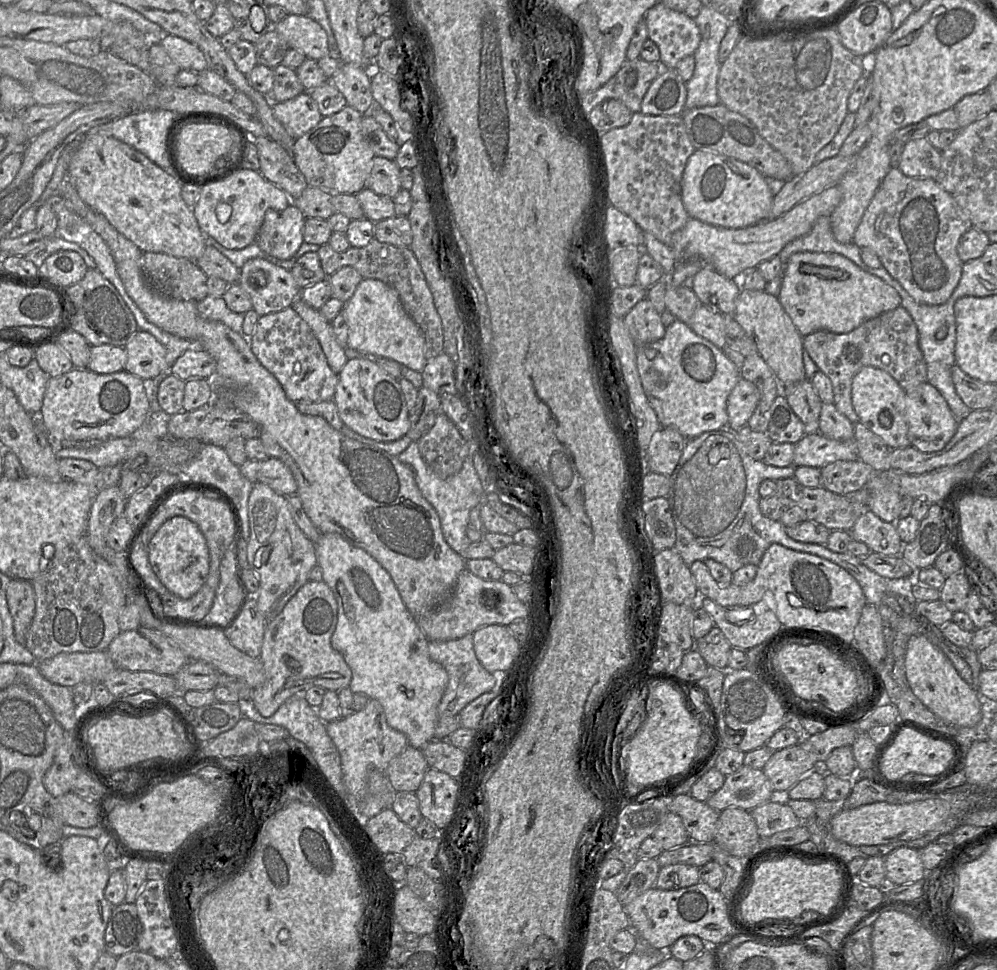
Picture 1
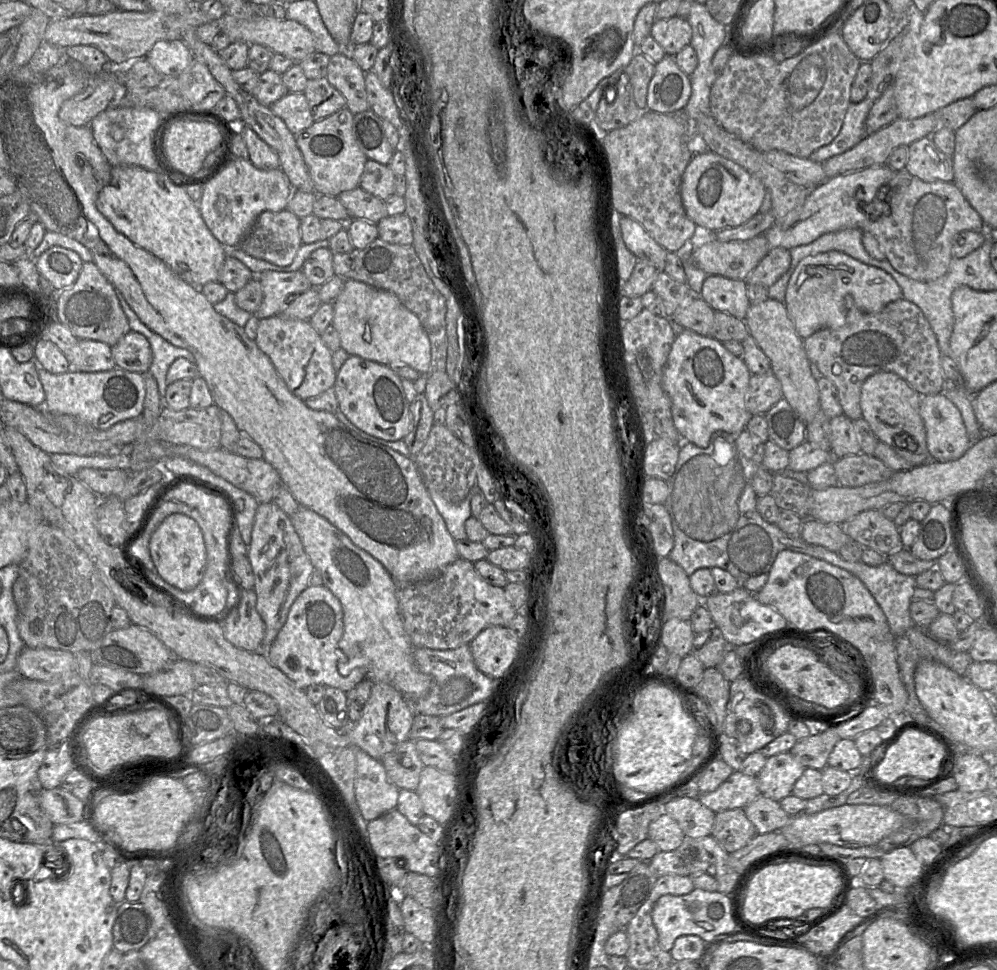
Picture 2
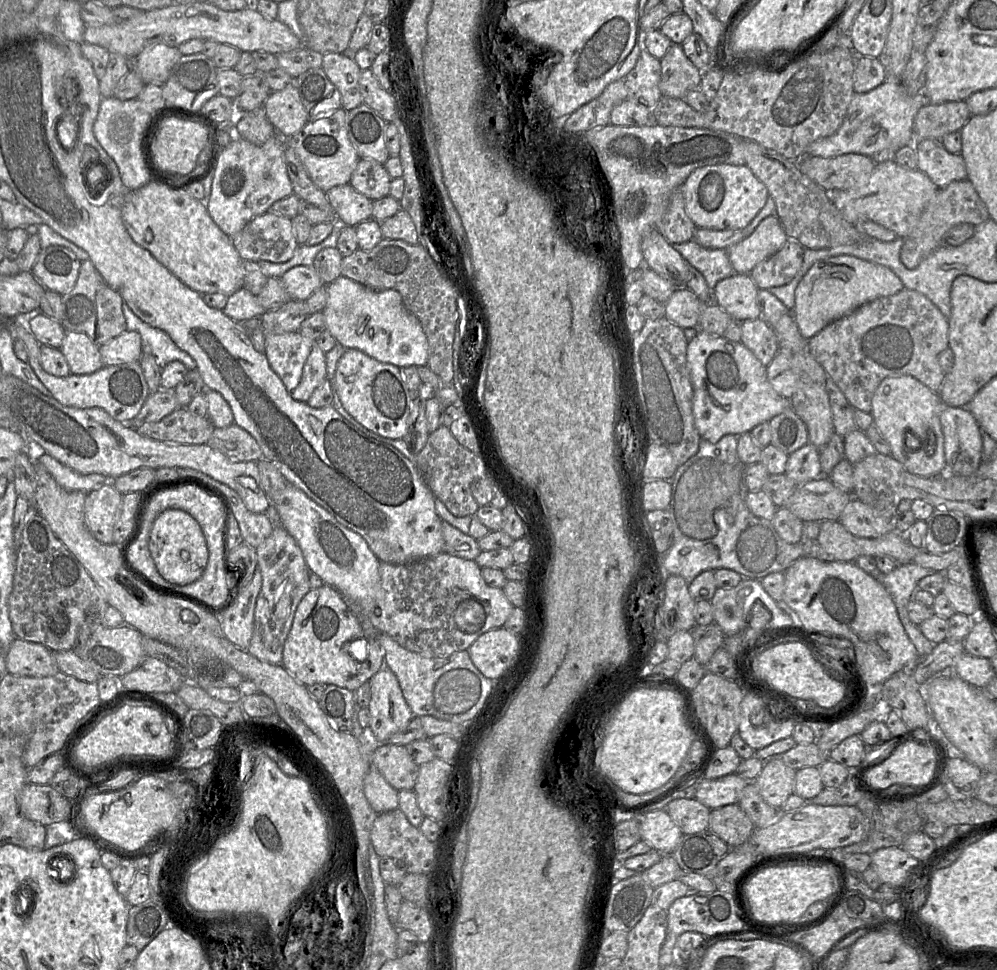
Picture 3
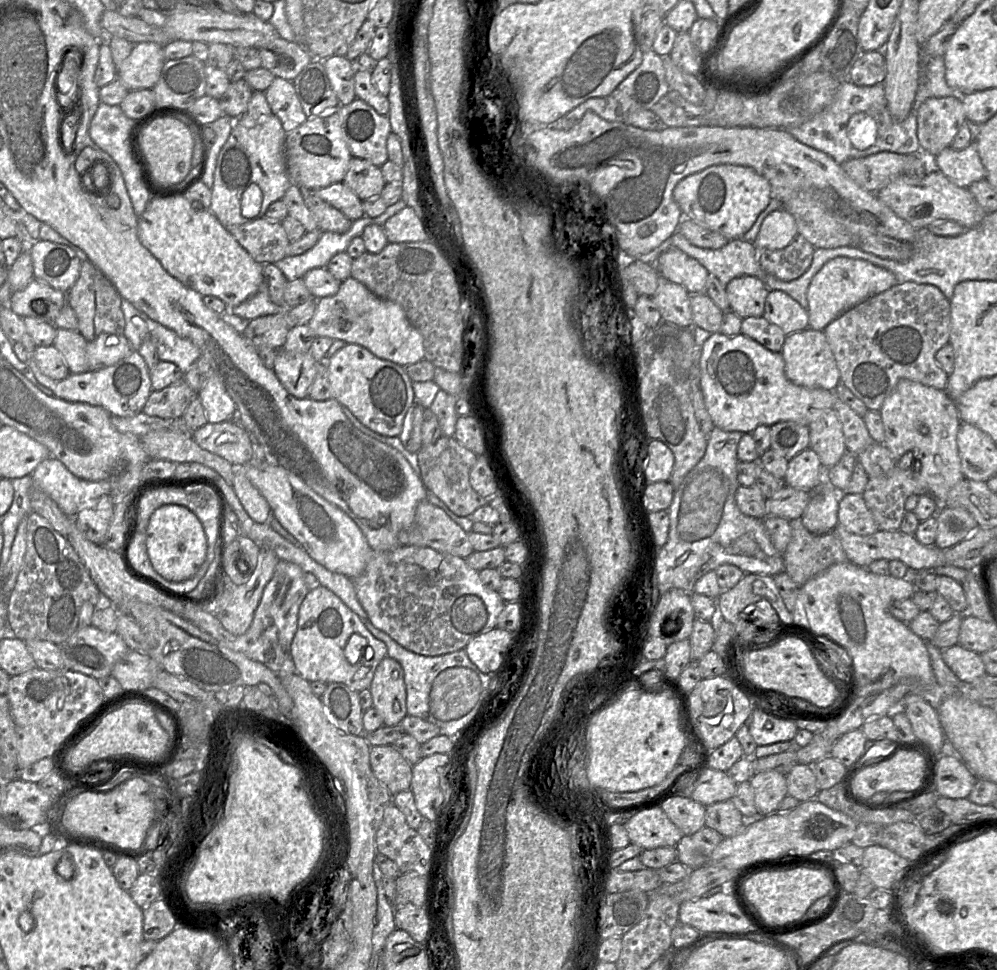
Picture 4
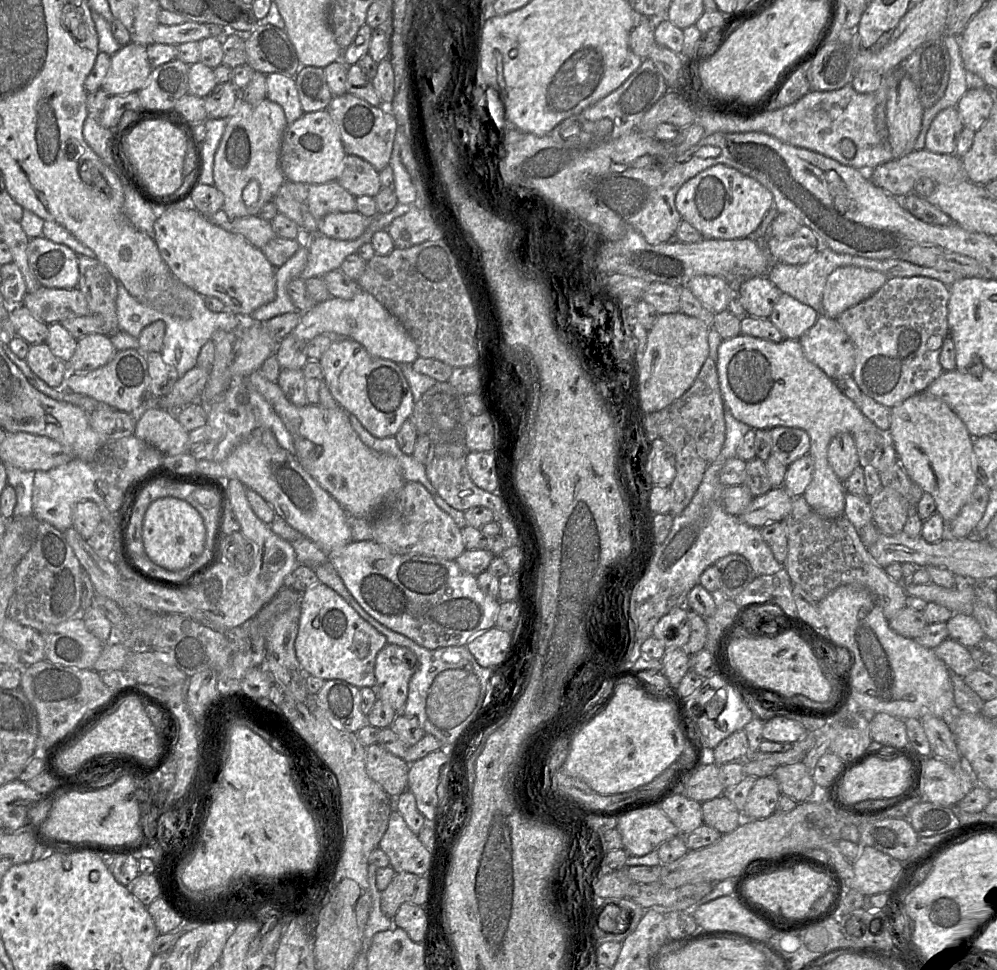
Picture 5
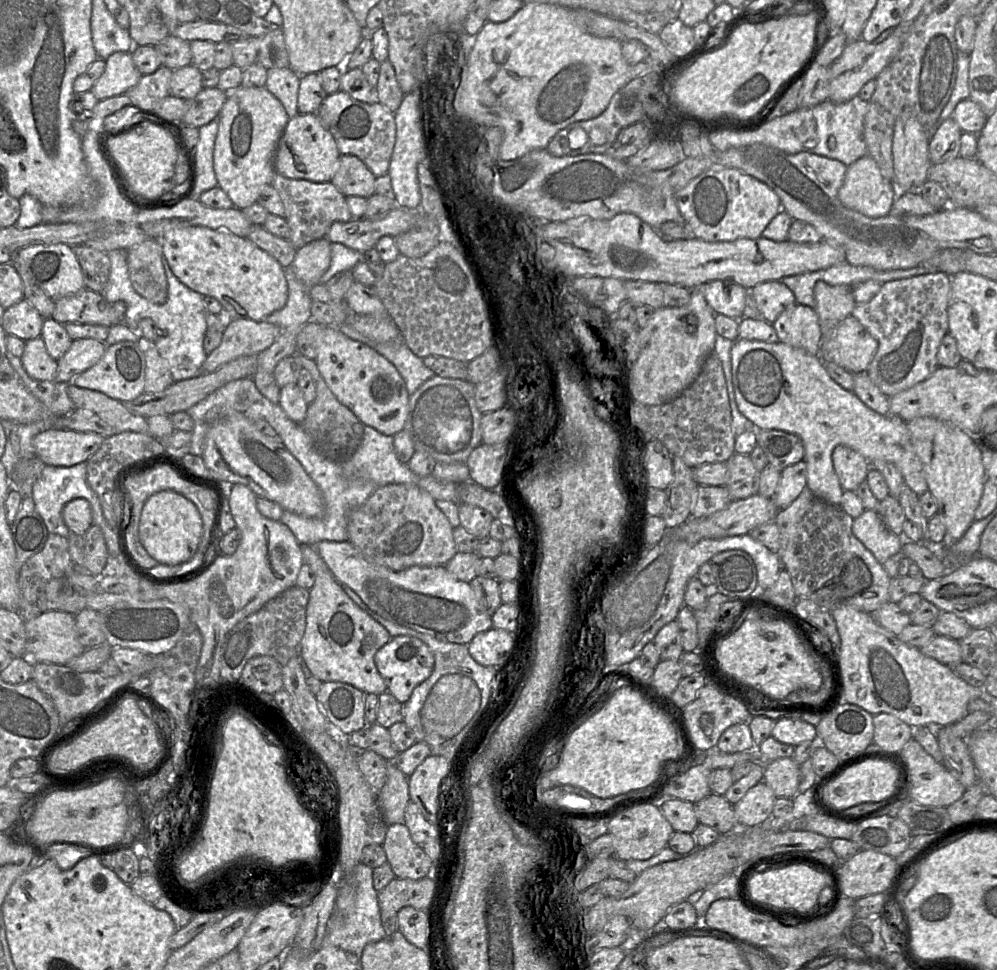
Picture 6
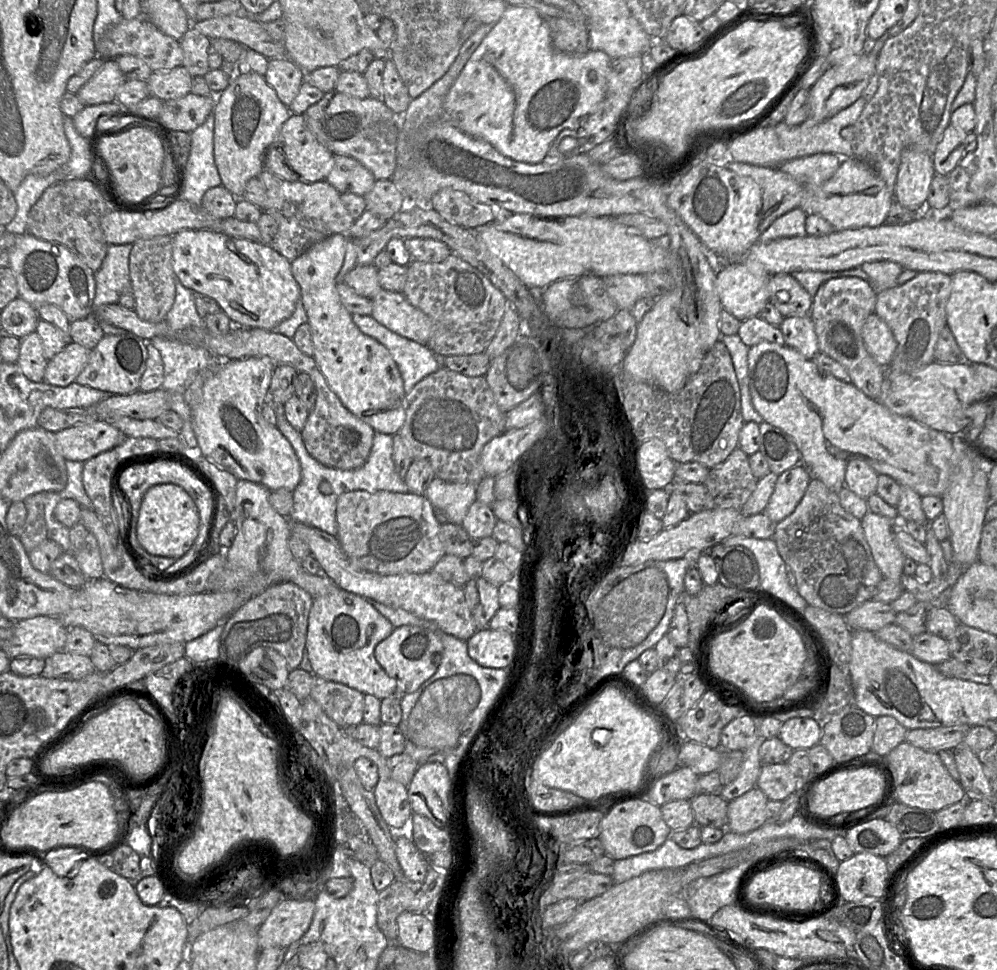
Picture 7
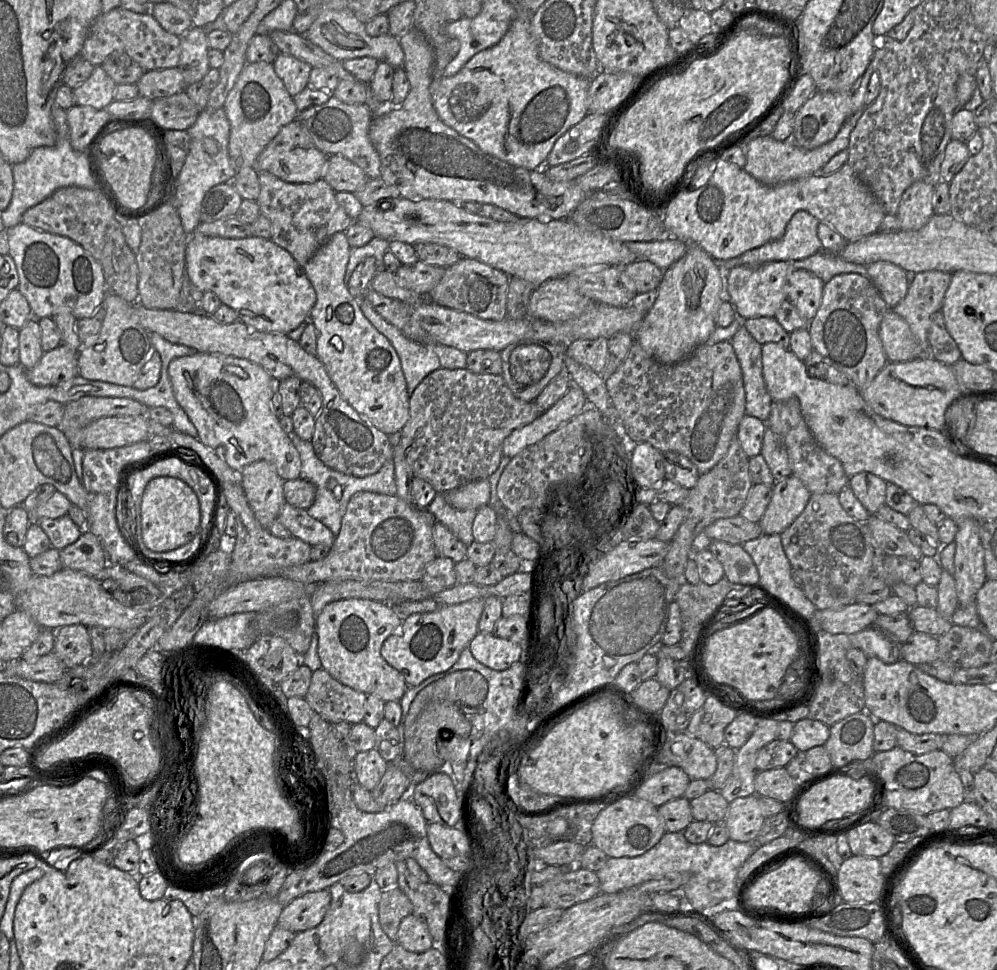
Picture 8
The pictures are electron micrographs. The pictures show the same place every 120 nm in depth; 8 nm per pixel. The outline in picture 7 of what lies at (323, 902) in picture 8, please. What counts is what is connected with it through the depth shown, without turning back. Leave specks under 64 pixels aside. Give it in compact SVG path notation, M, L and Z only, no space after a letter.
M287 898L279 903L258 928L260 950L270 947L288 948L309 929L315 912L314 900Z

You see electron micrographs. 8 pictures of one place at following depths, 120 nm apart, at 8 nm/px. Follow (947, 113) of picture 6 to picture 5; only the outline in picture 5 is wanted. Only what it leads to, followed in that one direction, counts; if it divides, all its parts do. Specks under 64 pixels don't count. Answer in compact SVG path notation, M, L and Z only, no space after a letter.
M946 33L943 38L950 56L949 81L943 97L923 111L921 130L914 144L916 151L925 149L925 137L935 116L943 109L955 107L970 88L970 74L963 65L958 36Z

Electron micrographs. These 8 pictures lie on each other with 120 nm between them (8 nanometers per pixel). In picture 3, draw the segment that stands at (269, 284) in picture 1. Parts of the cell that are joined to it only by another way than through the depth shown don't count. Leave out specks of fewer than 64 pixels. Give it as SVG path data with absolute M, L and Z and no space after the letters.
M312 265L293 267L281 276L280 281L292 300L301 301L324 285Z

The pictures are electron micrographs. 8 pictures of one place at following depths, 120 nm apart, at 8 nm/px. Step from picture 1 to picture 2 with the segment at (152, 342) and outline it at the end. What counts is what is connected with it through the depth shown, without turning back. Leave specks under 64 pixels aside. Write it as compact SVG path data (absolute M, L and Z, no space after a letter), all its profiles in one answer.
M130 331L111 349L117 368L146 374L152 363L152 351L146 337Z

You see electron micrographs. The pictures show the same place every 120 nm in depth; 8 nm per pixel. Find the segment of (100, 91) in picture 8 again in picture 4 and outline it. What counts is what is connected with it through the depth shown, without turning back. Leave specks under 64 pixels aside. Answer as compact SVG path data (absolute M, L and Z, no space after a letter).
M153 42L133 44L130 55L117 69L117 78L129 91L152 89L165 62L163 45Z

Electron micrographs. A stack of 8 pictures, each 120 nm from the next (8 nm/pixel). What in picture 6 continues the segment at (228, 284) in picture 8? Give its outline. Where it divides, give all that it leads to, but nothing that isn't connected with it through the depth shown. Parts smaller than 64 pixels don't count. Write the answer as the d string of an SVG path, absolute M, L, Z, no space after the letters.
M203 226L174 227L164 232L160 239L163 257L173 274L189 289L203 296L215 298L225 310L227 320L252 320L262 322L270 314L282 309L288 300L285 269L270 254L260 249L248 238L229 231L216 231Z

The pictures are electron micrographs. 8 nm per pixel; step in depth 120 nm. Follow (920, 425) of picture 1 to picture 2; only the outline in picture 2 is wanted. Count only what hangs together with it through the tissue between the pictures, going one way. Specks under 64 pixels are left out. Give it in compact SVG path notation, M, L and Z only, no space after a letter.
M943 393L922 396L919 413L932 460L954 461L970 448L972 442L961 413Z

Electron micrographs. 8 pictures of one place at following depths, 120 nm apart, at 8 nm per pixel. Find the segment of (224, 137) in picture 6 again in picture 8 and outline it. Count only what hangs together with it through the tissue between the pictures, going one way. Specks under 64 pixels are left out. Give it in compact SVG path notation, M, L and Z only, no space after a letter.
M246 63L223 109L230 123L229 157L236 173L245 167L254 167L258 156L280 129L297 119L298 110L272 63Z

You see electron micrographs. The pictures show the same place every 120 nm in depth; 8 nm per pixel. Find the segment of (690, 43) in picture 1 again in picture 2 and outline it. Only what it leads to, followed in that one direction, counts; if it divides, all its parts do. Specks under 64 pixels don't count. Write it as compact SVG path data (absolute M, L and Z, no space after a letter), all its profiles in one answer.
M673 16L667 19L655 20L650 35L667 55L675 56L686 45L690 44L692 27L686 18Z

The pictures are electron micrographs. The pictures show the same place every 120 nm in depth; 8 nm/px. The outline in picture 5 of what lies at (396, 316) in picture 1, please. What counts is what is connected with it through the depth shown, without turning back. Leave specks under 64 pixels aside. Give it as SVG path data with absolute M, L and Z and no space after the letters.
M360 290L350 300L331 297L314 305L302 313L291 334L303 341L310 341L322 334L344 335L360 343L371 356L397 364L413 364L419 357L414 340L400 322L365 290Z

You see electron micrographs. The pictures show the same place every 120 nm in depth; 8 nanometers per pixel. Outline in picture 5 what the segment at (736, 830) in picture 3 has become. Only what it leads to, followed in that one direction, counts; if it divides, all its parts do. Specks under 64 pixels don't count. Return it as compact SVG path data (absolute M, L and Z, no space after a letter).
M724 794L701 803L701 811L703 823L721 834L732 832L744 820L743 813Z

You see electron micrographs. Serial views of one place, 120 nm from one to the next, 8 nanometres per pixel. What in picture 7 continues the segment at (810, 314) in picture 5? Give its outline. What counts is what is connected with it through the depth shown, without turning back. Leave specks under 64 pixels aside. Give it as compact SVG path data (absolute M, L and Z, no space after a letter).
M810 314L784 317L779 326L785 344L812 359L818 352L818 338Z

